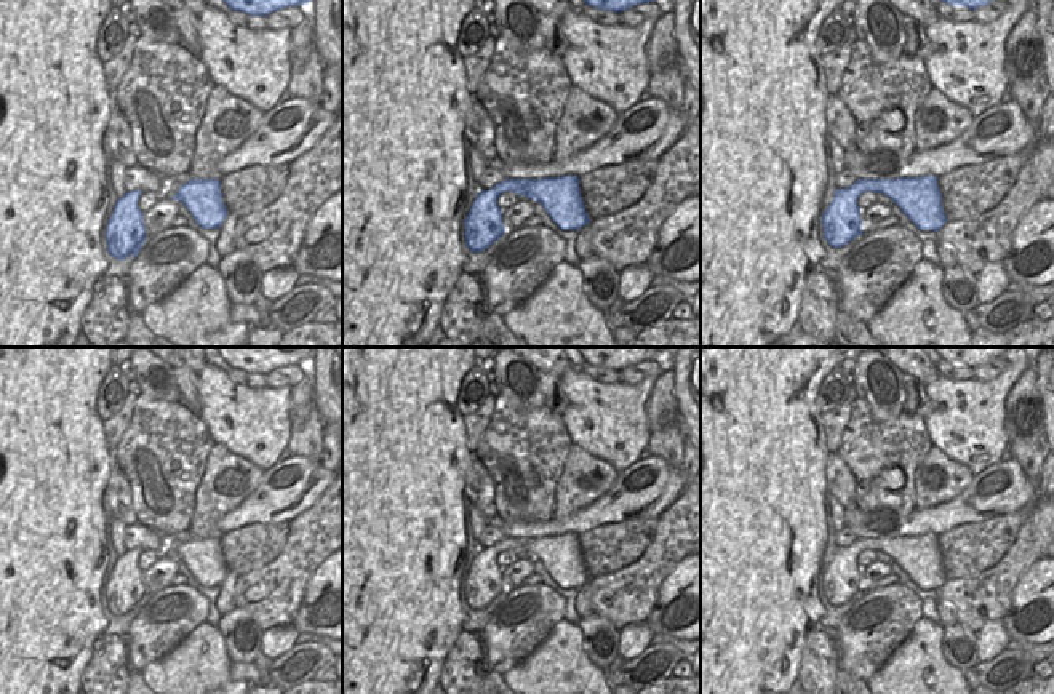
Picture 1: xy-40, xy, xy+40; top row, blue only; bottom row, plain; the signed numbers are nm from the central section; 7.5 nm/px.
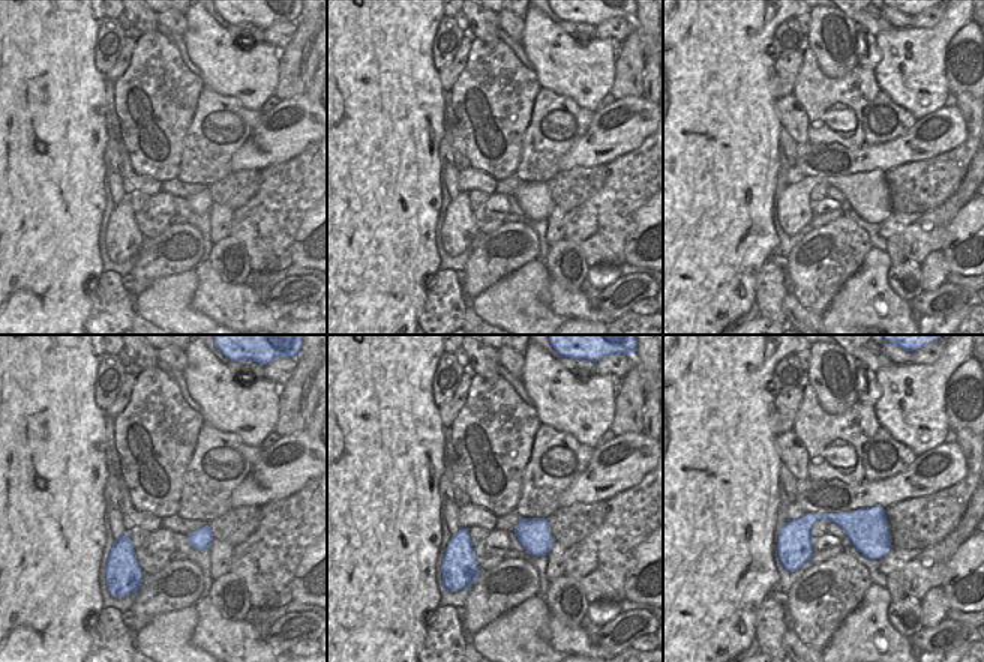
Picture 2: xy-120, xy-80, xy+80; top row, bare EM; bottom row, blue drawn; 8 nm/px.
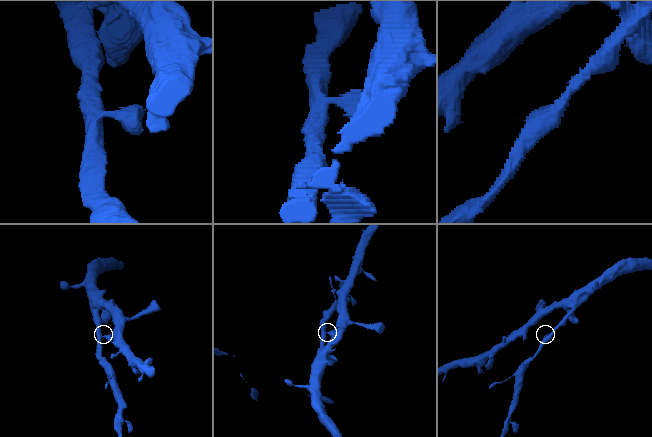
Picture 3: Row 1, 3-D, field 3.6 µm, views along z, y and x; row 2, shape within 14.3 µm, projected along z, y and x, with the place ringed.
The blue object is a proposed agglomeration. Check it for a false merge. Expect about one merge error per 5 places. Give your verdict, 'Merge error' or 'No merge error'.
No merge error

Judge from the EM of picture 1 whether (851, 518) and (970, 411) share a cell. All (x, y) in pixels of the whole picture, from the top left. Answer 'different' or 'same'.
different

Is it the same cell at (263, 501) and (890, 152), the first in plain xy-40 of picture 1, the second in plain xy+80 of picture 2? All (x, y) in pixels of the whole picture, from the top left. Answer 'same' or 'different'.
same

